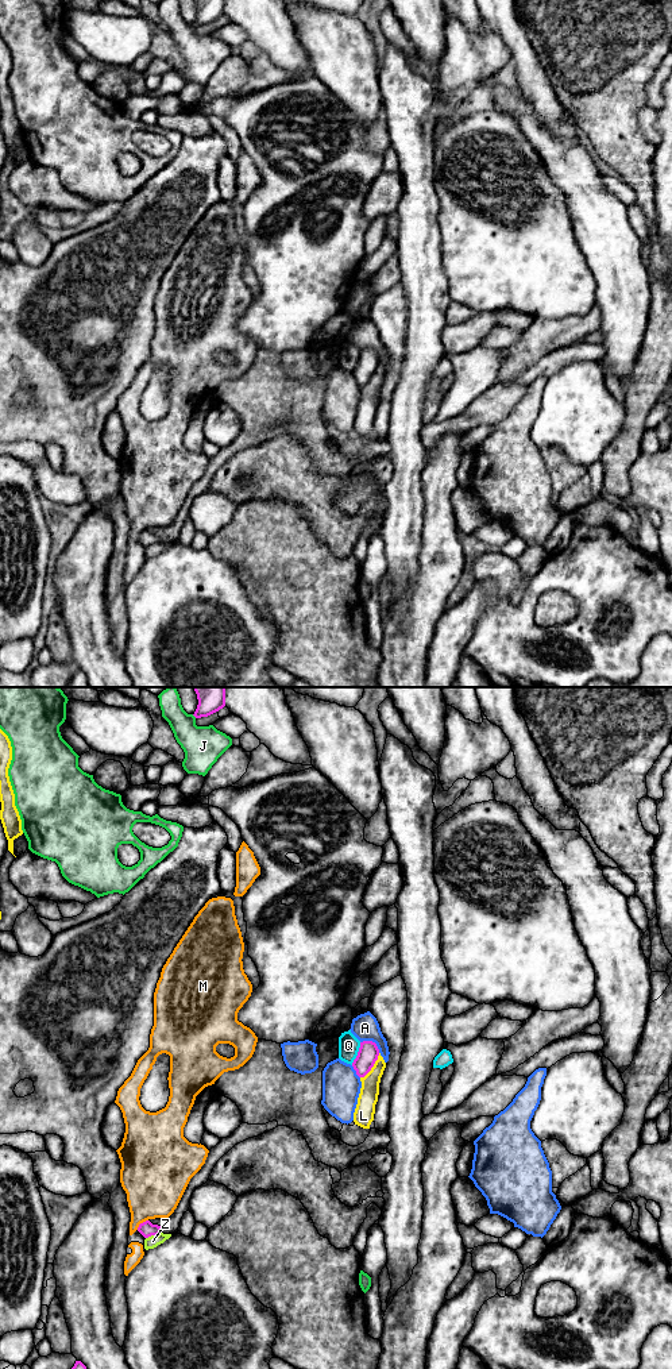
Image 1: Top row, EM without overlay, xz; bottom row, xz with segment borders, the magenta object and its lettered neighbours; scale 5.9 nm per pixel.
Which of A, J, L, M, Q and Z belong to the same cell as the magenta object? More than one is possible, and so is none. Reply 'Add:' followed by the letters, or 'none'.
Add: none

